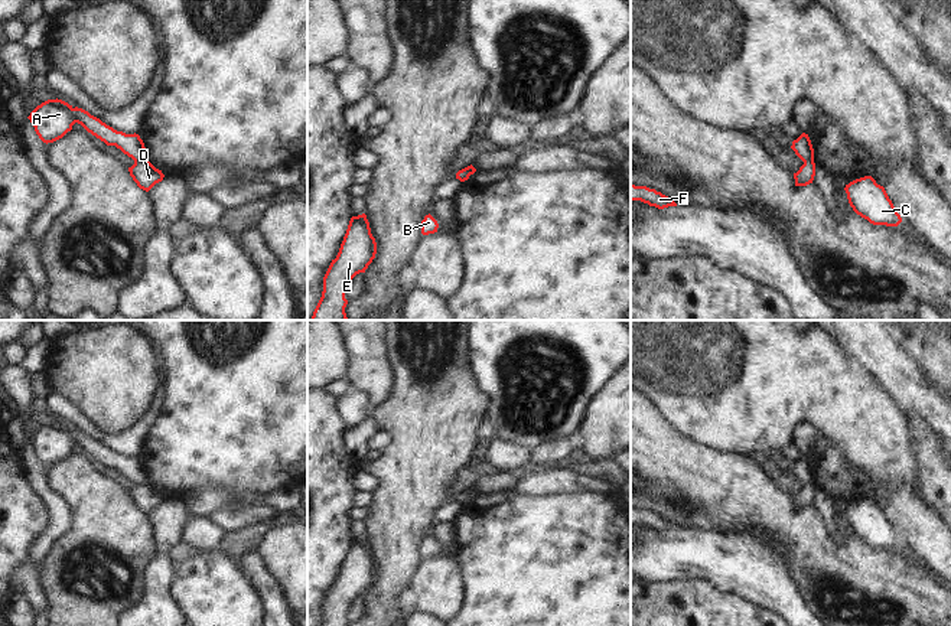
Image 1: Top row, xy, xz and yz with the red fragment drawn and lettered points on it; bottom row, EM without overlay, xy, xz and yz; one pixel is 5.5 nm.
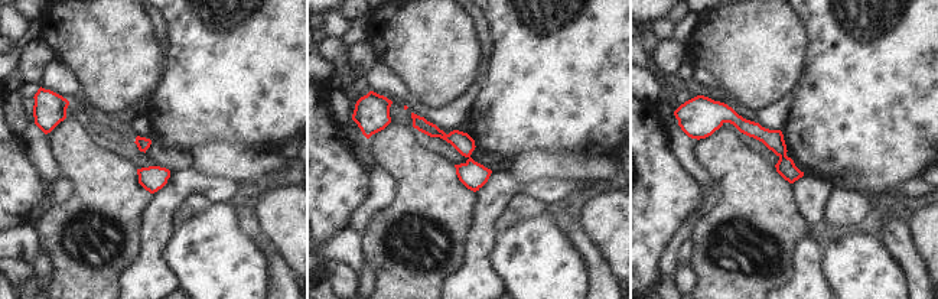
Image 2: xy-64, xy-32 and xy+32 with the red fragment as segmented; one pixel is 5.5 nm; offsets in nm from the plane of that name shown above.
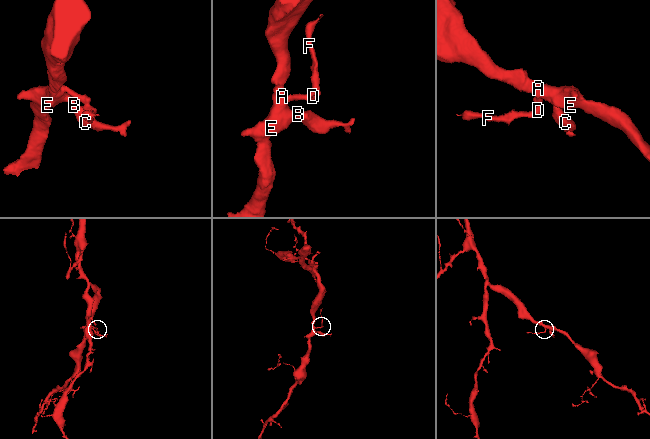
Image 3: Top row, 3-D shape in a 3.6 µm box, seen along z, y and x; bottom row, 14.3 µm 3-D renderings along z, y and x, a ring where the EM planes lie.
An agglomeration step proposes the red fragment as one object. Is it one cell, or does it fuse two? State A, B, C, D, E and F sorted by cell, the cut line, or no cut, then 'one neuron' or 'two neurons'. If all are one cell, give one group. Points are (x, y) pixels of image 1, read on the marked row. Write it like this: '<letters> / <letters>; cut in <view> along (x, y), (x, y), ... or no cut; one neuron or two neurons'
A B C E / D F; cut in xy along (146, 159), (134, 162); two neurons

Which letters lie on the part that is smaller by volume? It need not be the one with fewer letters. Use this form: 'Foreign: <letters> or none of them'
Foreign: D, F

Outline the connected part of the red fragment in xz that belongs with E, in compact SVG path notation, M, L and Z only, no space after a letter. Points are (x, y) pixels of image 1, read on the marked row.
M367 215L352 216L325 277L322 297L312 320L348 320L345 291L348 283L359 273L365 273L377 254L377 242L371 234Z

